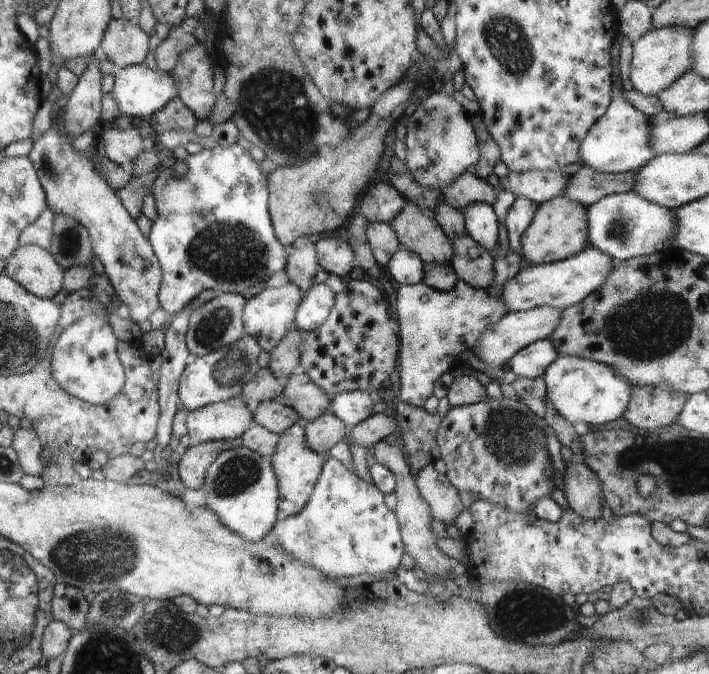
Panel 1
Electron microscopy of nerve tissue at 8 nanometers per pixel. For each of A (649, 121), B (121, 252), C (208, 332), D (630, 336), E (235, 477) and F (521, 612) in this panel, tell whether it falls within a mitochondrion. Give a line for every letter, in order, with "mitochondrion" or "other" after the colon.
A: other
B: mitochondrion
C: mitochondrion
D: mitochondrion
E: mitochondrion
F: mitochondrion

